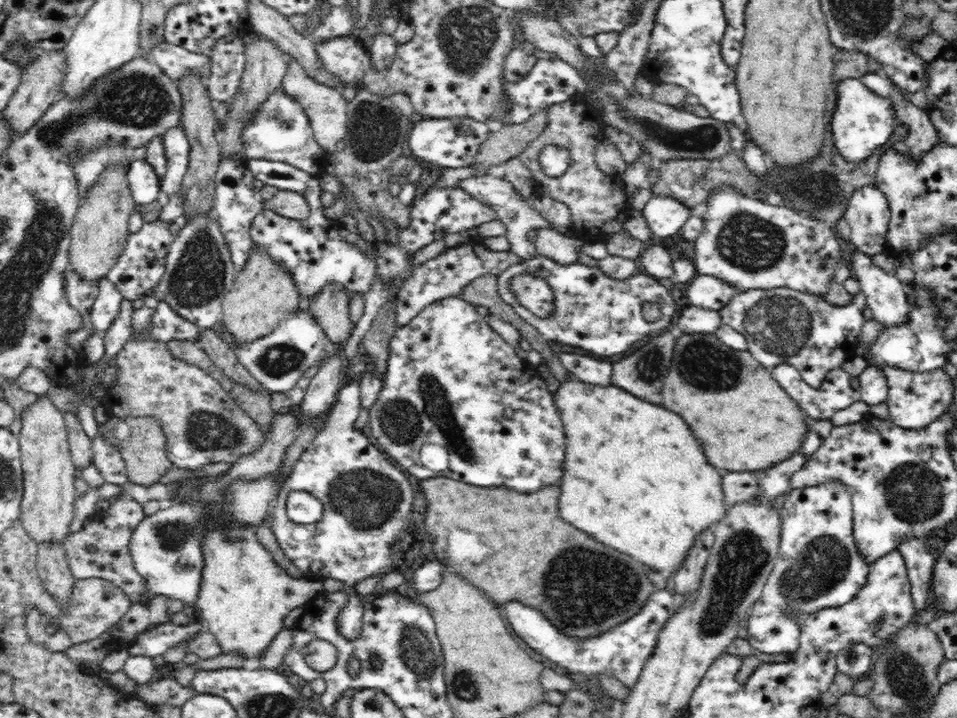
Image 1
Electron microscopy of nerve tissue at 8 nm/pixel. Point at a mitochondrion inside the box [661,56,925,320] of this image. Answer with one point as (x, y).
(748, 242)

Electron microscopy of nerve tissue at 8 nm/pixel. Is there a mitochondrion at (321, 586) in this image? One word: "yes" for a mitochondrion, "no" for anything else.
no

